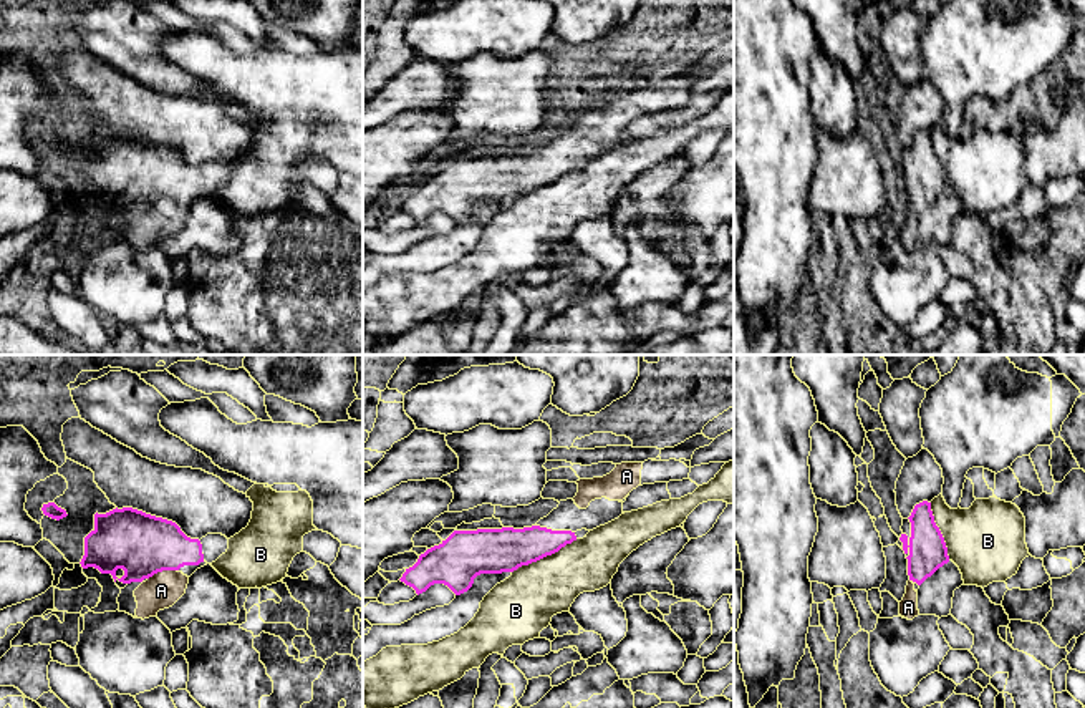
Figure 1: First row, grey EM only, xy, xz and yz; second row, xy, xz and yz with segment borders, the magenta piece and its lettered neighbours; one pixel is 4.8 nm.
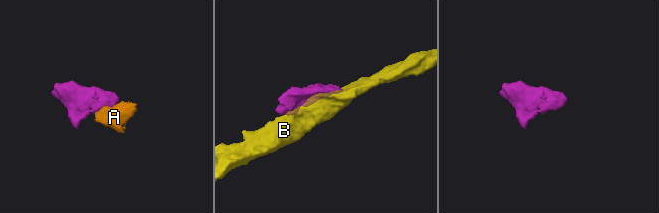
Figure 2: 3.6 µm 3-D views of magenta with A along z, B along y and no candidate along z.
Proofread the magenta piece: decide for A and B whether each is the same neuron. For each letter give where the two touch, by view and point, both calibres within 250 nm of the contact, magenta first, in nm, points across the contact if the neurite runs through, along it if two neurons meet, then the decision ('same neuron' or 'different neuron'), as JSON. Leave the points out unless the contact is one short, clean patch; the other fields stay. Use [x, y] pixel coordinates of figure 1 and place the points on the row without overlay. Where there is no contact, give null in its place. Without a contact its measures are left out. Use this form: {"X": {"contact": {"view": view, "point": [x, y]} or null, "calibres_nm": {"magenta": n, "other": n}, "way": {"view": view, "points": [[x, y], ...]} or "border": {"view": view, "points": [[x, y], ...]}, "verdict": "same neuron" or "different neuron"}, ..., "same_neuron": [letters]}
{"A": {"contact": {"view": "xy", "point": [161, 199]}, "calibres_nm": {"magenta": 300, "other": 170}, "way": {"view": "xy", "points": [[141, 173], [159, 191], [161, 199], [161, 219]]}, "verdict": "same neuron"}, "B": {"contact": {"view": "xz", "point": [544, 184]}, "calibres_nm": {"magenta": 220, "other": 300}, "verdict": "different neuron"}, "same_neuron": ["A"]}

